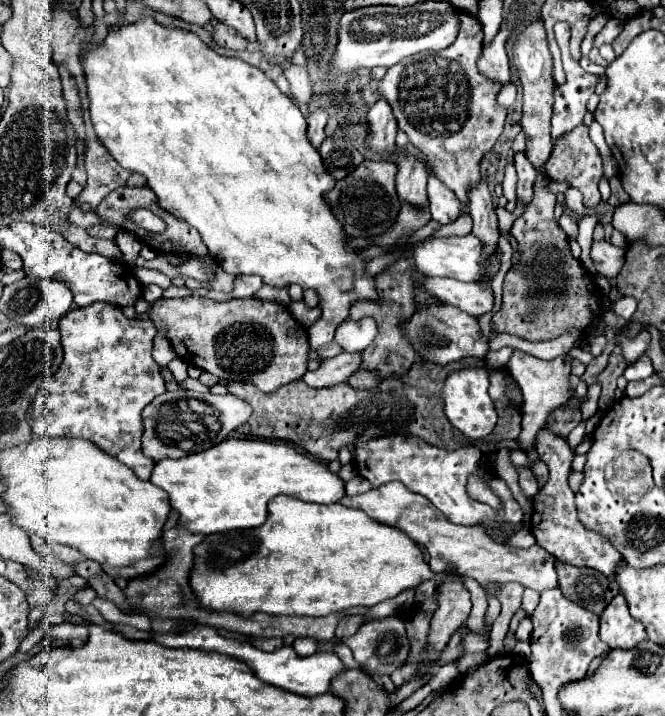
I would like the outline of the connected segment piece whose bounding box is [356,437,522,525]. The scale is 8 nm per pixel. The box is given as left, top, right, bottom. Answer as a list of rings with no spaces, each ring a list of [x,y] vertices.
[[[382,437],[382,439],[372,439],[368,443],[358,443],[356,445],[356,469],[362,477],[366,477],[372,487],[380,487],[390,481],[402,481],[412,493],[420,493],[426,499],[434,503],[436,509],[440,509],[448,521],[456,525],[478,525],[478,523],[520,523],[522,521],[522,509],[518,501],[512,497],[508,485],[498,477],[490,481],[490,487],[494,489],[496,495],[500,495],[502,509],[504,511],[494,511],[484,503],[478,503],[468,497],[466,493],[466,481],[468,475],[474,471],[478,473],[478,467],[482,465],[482,451],[480,449],[456,449],[456,451],[446,451],[432,447],[424,443],[422,439],[410,439],[410,437]]]

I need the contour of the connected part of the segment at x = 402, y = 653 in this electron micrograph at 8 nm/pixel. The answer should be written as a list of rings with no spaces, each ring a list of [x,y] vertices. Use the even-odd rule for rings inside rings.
[[[396,615],[364,623],[364,627],[360,627],[356,635],[348,637],[344,643],[352,649],[354,659],[364,665],[368,673],[392,673],[406,661],[410,651],[404,621]],[[384,643],[392,645],[392,655],[388,657],[380,655],[380,645]]]

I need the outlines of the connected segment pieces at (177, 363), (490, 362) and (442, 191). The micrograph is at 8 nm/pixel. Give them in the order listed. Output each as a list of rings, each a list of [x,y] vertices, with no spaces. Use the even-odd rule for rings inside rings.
[[[180,357],[172,359],[172,361],[168,363],[168,369],[172,371],[172,375],[174,375],[174,379],[176,379],[176,381],[180,381],[180,379],[186,379],[186,377],[188,377],[188,373],[186,373],[188,365],[186,365]]]
[[[502,347],[500,351],[490,351],[488,355],[486,355],[486,365],[488,367],[494,367],[494,369],[498,369],[498,367],[504,367],[506,363],[508,363],[508,359],[510,359],[510,355],[512,355],[512,347]]]
[[[430,175],[428,179],[428,203],[432,219],[440,225],[448,225],[464,213],[464,205],[456,199],[454,191],[444,187],[444,183],[438,181],[434,175]]]

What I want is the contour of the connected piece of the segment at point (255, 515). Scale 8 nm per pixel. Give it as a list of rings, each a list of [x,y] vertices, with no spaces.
[[[226,439],[202,453],[192,453],[178,461],[162,459],[154,465],[150,481],[164,489],[170,497],[172,509],[180,511],[178,525],[202,535],[260,527],[268,517],[268,501],[276,495],[292,495],[312,503],[338,503],[346,495],[344,481],[336,473],[332,473],[326,463],[306,455],[292,444],[252,439]]]

